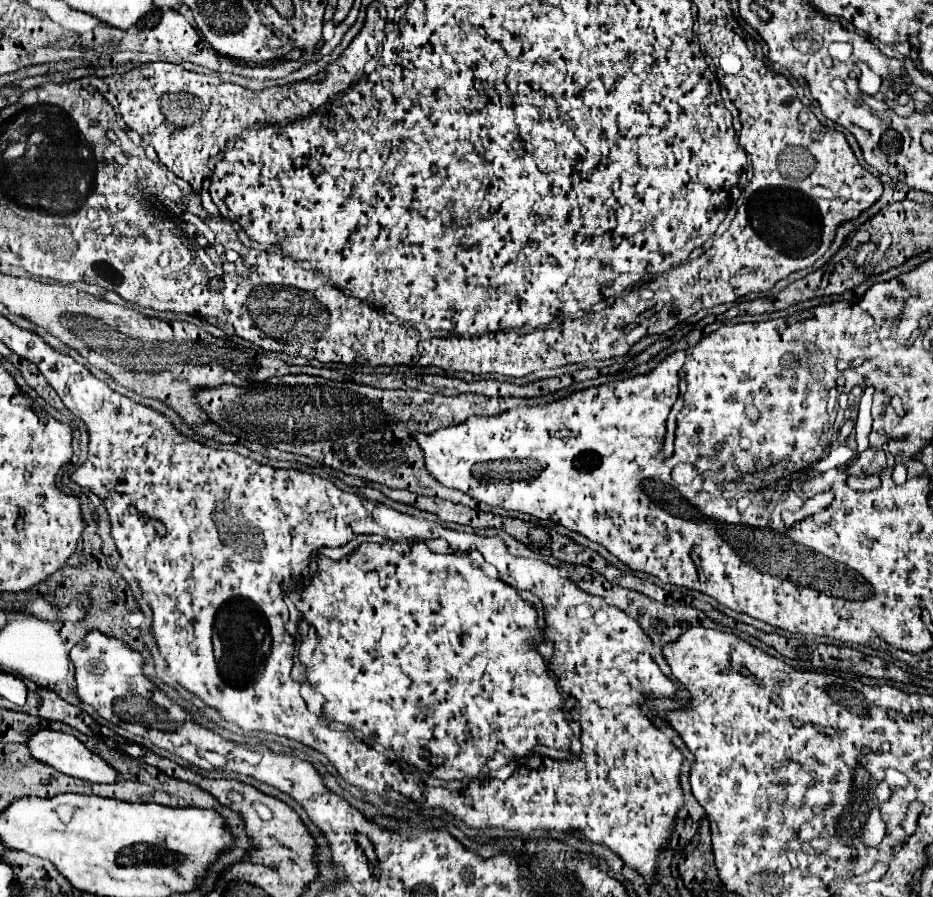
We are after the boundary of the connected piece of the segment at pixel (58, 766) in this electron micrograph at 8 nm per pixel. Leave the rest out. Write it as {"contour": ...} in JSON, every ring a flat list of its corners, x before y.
{"contour":[[40,731,28,739,28,747,34,759,52,765,56,771,62,771,70,777,78,777,90,783,114,783,118,779,118,771,104,761,100,755,92,753,82,741,78,741,72,733,58,733,58,731]]}

